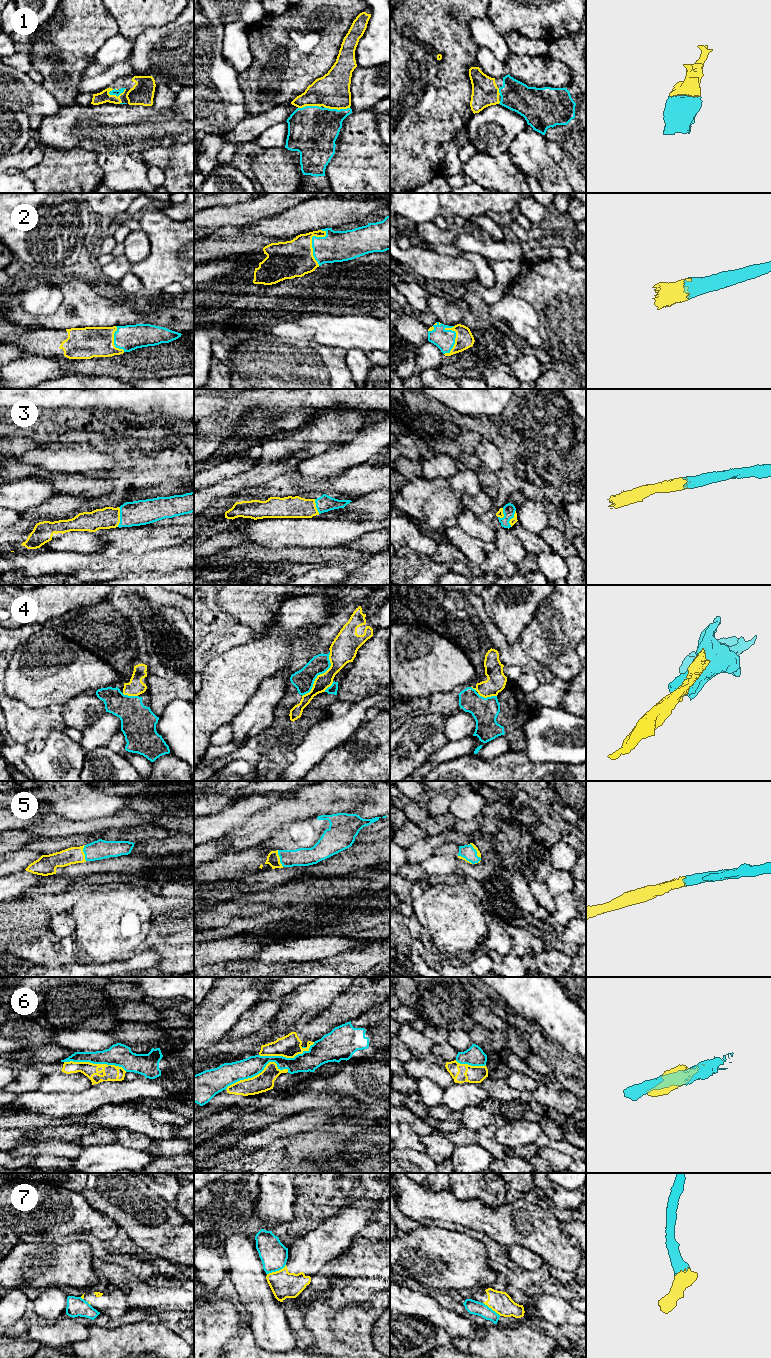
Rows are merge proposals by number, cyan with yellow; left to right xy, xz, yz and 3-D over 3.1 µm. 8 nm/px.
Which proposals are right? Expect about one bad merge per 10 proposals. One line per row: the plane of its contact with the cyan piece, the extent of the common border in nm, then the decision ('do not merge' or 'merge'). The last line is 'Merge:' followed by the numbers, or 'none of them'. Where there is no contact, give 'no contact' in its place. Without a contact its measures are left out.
1: meets cyan in xy; contact 150 nm long; merge
2: meets cyan in xz; contact 300 nm long; merge
3: meets cyan in xy; contact 160 nm long; merge
4: meets cyan in xz; contact 420 nm long; do not merge
5: meets cyan in xz; contact 140 nm long; merge
6: meets cyan in xz; contact 550 nm long; do not merge
7: meets cyan in xz; contact 170 nm long; do not merge
Merge: 1, 2, 3, 5

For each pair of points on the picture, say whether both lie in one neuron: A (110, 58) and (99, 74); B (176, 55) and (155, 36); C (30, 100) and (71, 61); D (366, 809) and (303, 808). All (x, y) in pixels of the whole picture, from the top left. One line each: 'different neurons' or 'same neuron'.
A: different neurons
B: same neuron
C: different neurons
D: different neurons

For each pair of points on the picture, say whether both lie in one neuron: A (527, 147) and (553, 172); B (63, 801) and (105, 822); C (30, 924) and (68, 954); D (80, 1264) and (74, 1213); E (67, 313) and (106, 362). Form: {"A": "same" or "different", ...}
{"A": "same", "B": "different", "C": "same", "D": "different", "E": "different"}

